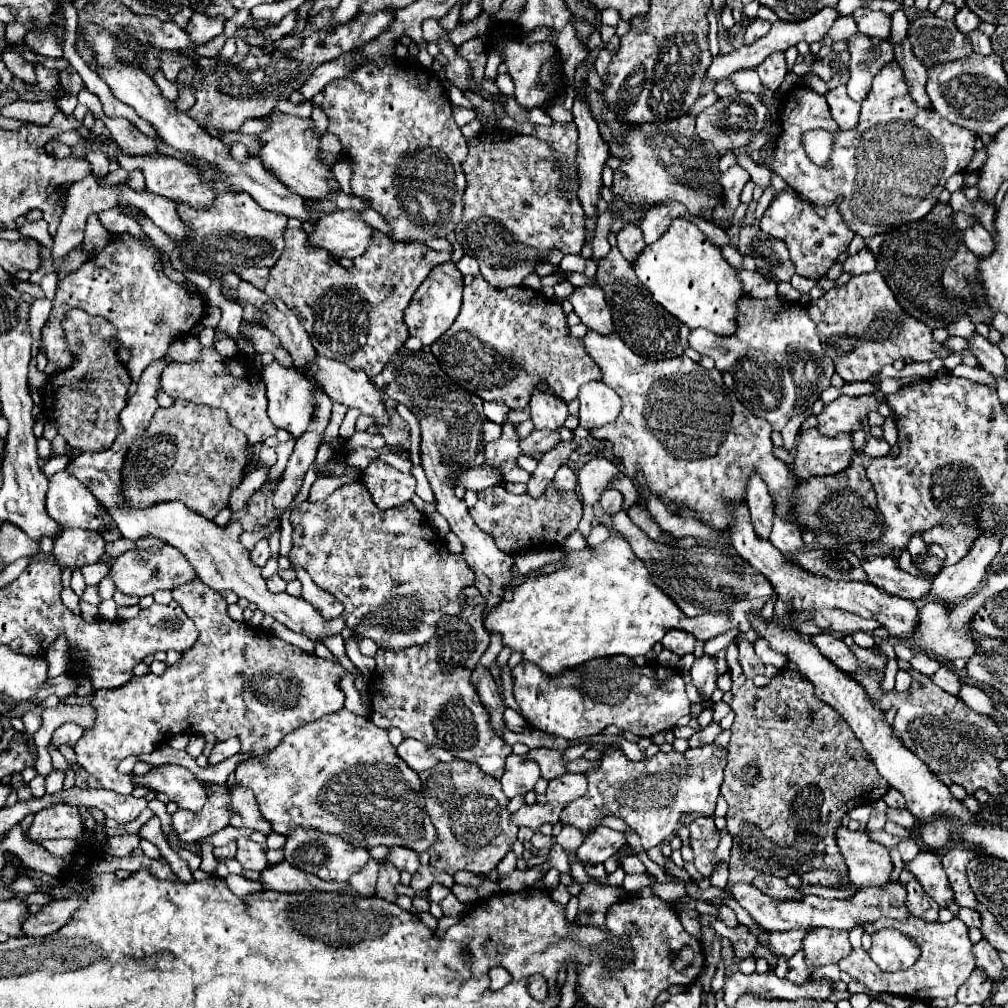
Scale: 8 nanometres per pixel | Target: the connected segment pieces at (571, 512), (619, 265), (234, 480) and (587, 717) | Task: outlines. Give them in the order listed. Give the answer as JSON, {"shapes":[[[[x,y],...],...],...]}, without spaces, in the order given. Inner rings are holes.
{"shapes":[[[[503,485],[477,491],[477,505],[469,509],[469,515],[477,523],[477,527],[485,533],[489,533],[497,547],[509,555],[517,553],[519,549],[529,551],[541,551],[541,547],[561,547],[565,539],[577,529],[577,523],[581,519],[583,509],[577,505],[575,491],[557,491],[553,485],[545,489],[545,493],[539,499],[533,499],[529,495],[513,495],[507,493]]],[[[611,249],[601,261],[597,269],[597,281],[603,287],[605,301],[609,303],[615,319],[615,333],[641,357],[647,359],[671,359],[683,355],[687,345],[689,327],[685,327],[679,319],[669,315],[661,305],[657,305],[651,293],[637,279],[633,267],[623,259],[617,249]]],[[[175,399],[171,407],[155,411],[151,425],[127,453],[123,467],[125,501],[131,507],[181,501],[205,519],[213,519],[229,505],[229,495],[241,481],[245,447],[245,435],[231,427],[225,411]]],[[[625,655],[591,659],[553,679],[543,675],[533,663],[519,663],[513,669],[513,693],[521,715],[531,727],[565,739],[593,737],[607,725],[639,737],[653,737],[659,731],[673,729],[683,715],[689,715],[691,705],[685,693],[685,681],[677,669],[635,665]]]]}

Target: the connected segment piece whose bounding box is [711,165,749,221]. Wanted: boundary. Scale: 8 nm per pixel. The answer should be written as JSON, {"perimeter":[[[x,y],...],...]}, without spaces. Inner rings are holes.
{"perimeter":[[[739,165],[727,169],[727,171],[721,175],[723,199],[725,199],[725,203],[723,203],[723,207],[719,207],[715,213],[713,213],[713,209],[711,209],[711,219],[713,219],[713,215],[717,217],[717,221],[719,221],[719,219],[729,219],[729,217],[733,217],[737,205],[741,203],[741,201],[739,201],[741,189],[745,187],[747,181],[749,181],[749,173],[747,173],[745,169],[741,169]]]}

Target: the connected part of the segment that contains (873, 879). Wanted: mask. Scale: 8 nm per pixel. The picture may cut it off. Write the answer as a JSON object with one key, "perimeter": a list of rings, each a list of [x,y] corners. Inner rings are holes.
{"perimeter":[[[839,825],[835,839],[845,857],[851,883],[857,887],[881,887],[889,883],[893,869],[889,851],[881,843],[873,841],[867,831],[849,831]]]}

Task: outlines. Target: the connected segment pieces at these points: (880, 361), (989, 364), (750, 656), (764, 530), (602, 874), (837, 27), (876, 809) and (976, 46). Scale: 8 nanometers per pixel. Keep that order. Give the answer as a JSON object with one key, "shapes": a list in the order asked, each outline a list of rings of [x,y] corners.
{"shapes":[[[[879,273],[853,275],[847,285],[827,291],[821,299],[813,299],[807,305],[807,313],[817,325],[817,335],[835,363],[835,371],[847,383],[867,381],[867,377],[903,357],[931,361],[933,357],[945,359],[951,355],[943,343],[933,339],[933,331],[925,323],[903,311]]],[[[981,335],[971,337],[969,339],[969,351],[977,357],[979,365],[985,371],[989,371],[991,375],[1007,379],[1007,363],[1005,363],[1003,353],[995,345],[991,345],[989,341],[985,341],[985,337],[981,337]]],[[[737,639],[737,649],[739,649],[739,663],[741,663],[741,667],[743,667],[747,677],[753,679],[753,677],[765,673],[765,665],[755,655],[753,643],[749,643],[747,639]]],[[[753,475],[747,485],[747,507],[751,513],[751,523],[755,527],[755,533],[763,539],[769,539],[771,525],[773,525],[773,499],[767,491],[765,481],[761,477]]],[[[603,863],[595,865],[584,865],[589,876],[596,878],[601,885],[604,885],[607,881],[607,873]]],[[[839,17],[833,23],[833,27],[829,29],[829,37],[833,41],[845,41],[845,39],[849,39],[855,33],[857,33],[857,25],[855,25],[853,17]]],[[[881,799],[873,803],[873,813],[871,813],[869,821],[867,821],[867,831],[879,831],[885,825],[885,821],[887,821],[885,811],[887,811],[887,805]]],[[[975,29],[973,33],[969,33],[969,39],[971,39],[971,43],[973,43],[973,51],[975,51],[975,53],[979,53],[979,55],[989,55],[989,53],[993,53],[989,37],[983,35],[979,29]]]]}

